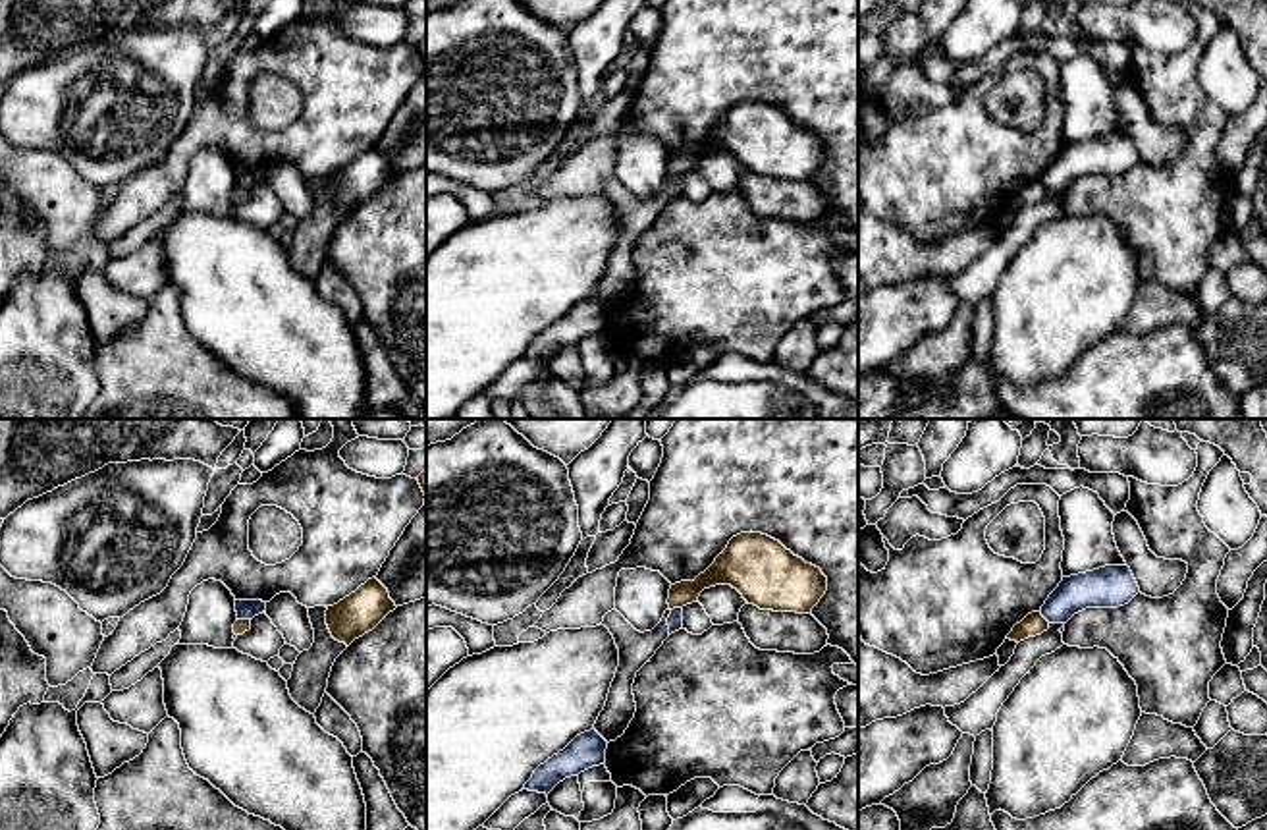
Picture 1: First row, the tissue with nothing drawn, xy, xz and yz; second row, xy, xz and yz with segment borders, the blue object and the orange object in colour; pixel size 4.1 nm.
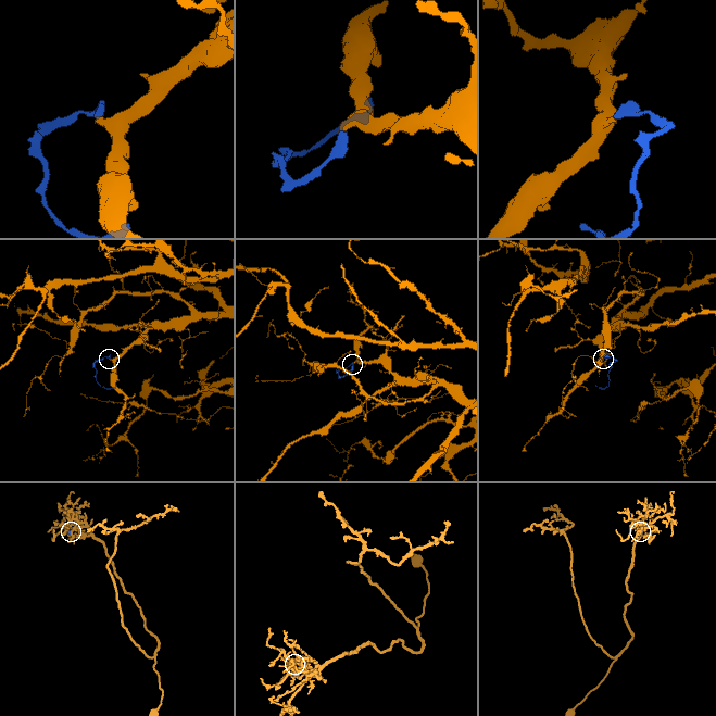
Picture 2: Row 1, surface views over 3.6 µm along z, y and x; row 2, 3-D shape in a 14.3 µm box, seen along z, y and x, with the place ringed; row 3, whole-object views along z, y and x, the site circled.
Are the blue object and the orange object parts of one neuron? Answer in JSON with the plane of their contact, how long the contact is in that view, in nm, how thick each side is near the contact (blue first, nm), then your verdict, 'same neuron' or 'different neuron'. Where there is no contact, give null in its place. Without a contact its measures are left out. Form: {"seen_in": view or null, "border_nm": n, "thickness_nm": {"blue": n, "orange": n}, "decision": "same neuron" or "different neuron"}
{"seen_in": "xy", "border_nm": 60, "thickness_nm": {"blue": 80, "orange": 60}, "decision": "different neuron"}

